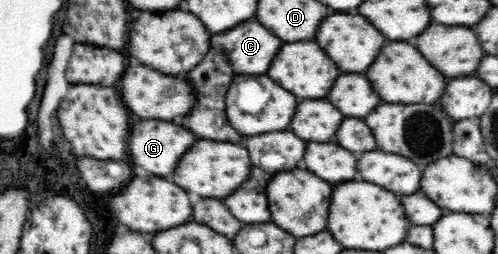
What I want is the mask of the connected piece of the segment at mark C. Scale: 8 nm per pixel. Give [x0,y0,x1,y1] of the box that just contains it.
[211,20,281,74]

